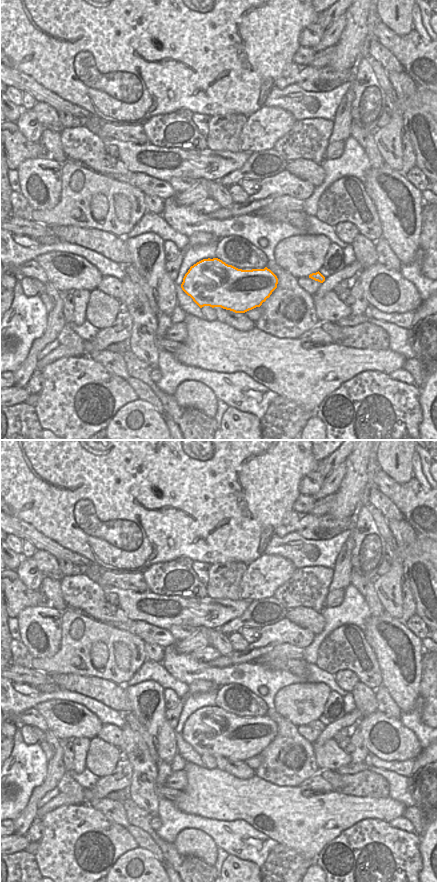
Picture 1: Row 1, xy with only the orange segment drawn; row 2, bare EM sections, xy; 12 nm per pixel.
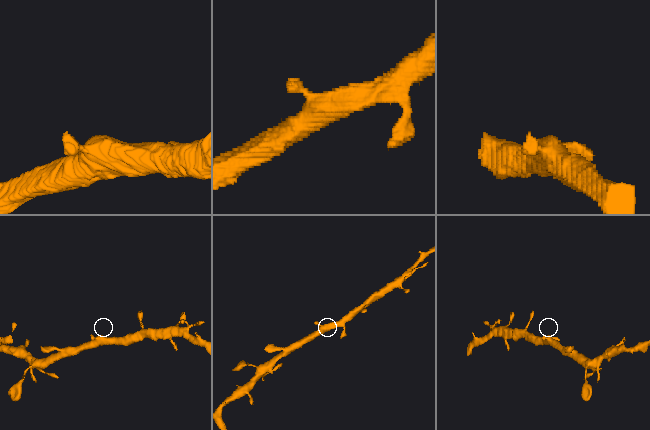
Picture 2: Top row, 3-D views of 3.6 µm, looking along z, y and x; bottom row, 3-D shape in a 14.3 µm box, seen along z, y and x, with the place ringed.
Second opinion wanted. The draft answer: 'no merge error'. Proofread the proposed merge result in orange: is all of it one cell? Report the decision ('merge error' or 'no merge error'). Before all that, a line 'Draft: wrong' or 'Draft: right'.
Draft: right
no merge error

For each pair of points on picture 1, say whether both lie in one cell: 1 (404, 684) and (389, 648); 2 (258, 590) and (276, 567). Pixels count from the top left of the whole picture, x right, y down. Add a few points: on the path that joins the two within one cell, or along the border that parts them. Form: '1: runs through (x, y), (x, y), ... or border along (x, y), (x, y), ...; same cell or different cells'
1: runs through (401, 675), (401, 671), (393, 663), (393, 657); same cell
2: runs through (259, 584), (270, 573); same cell

